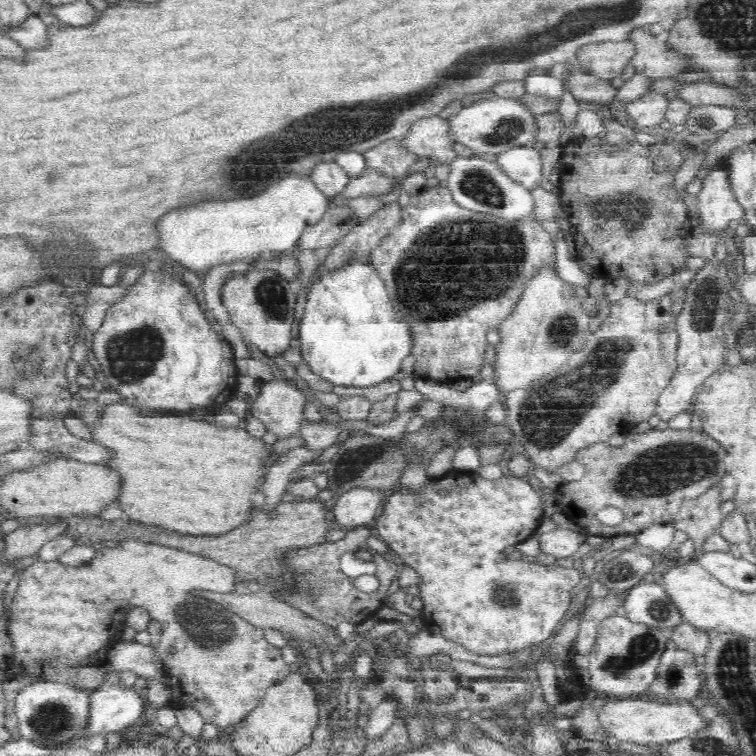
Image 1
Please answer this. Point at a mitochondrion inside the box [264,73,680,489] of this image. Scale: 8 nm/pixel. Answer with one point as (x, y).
(457, 265)

